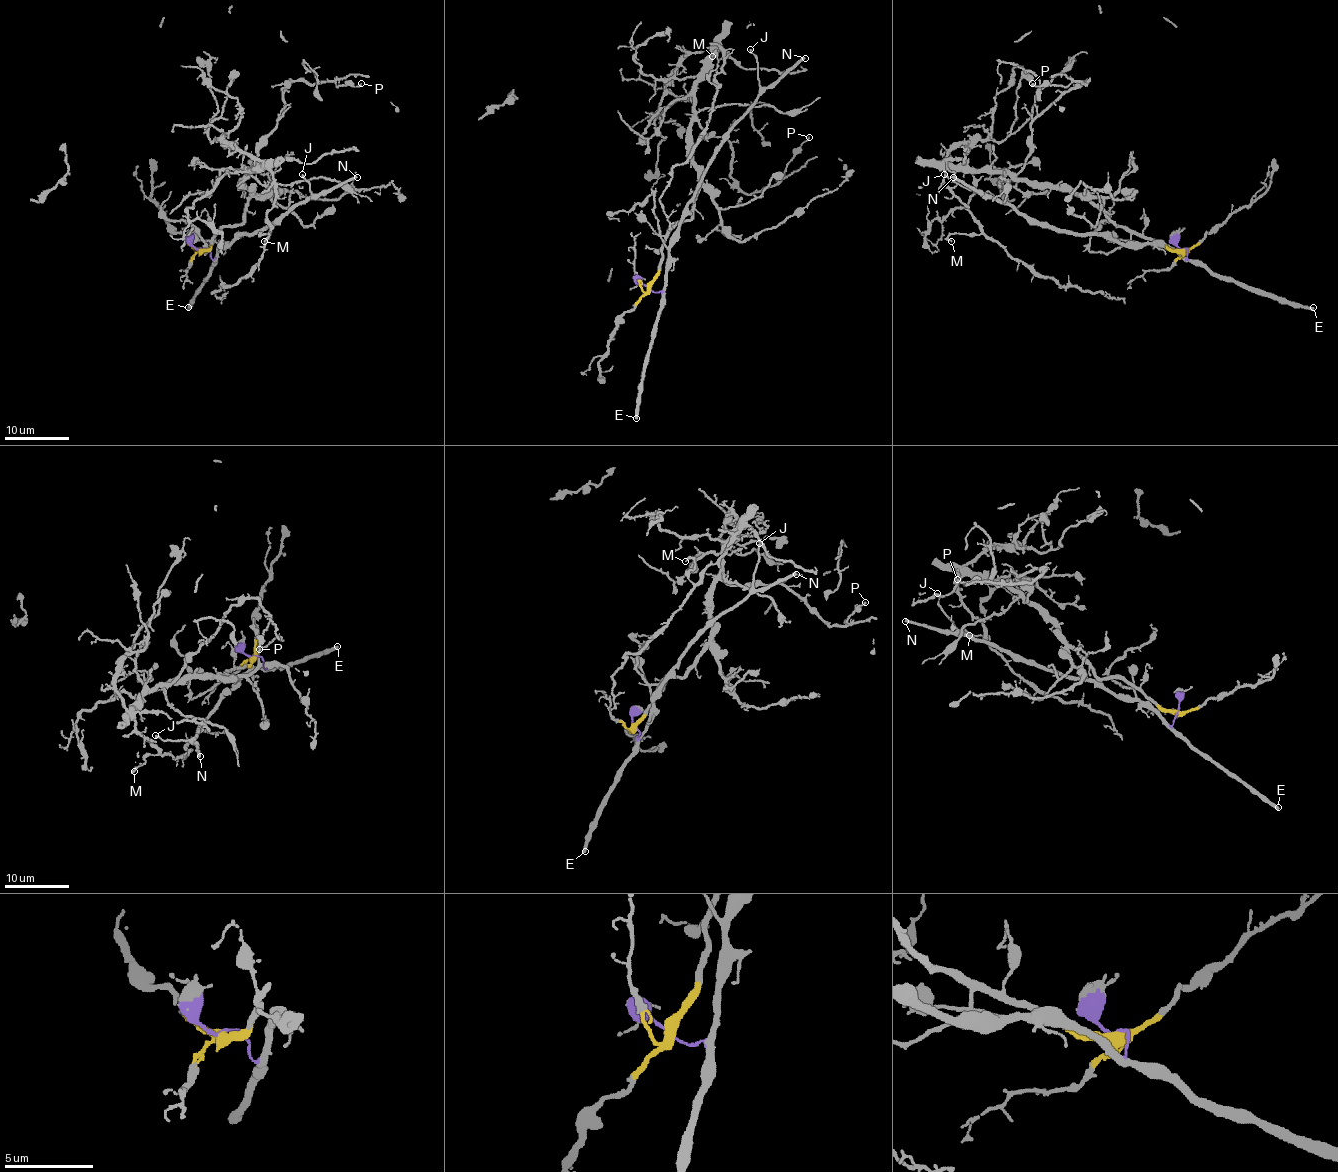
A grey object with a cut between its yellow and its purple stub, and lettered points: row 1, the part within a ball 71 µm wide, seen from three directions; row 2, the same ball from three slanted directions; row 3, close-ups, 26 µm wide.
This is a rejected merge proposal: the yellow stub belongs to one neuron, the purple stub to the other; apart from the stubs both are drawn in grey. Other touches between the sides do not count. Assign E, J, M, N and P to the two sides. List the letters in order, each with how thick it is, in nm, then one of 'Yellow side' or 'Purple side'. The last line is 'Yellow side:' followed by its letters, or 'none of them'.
E: Thickness 400 nm. Purple side
J: Thickness 190 nm. Purple side
M: Thickness 150 nm. Yellow side
N: Thickness 320 nm. Purple side
P: Thickness 130 nm. Yellow side
Yellow side: M, P

